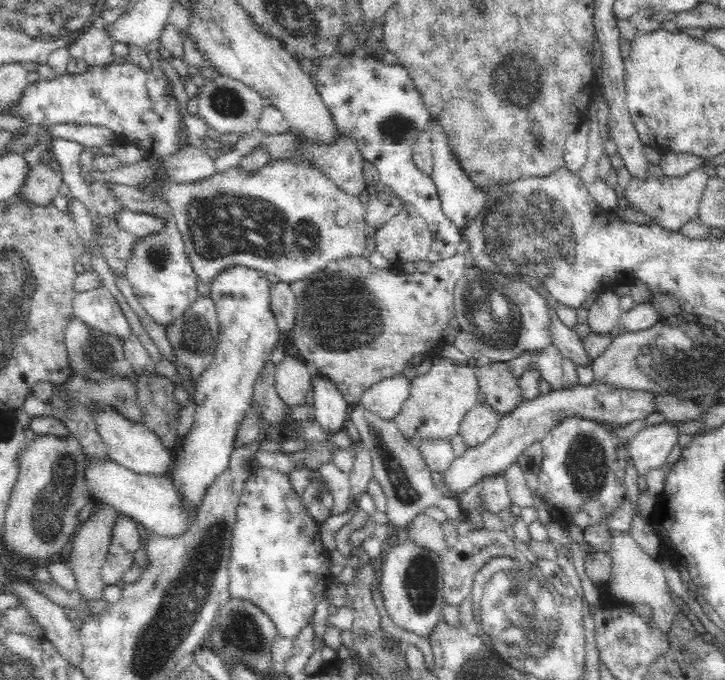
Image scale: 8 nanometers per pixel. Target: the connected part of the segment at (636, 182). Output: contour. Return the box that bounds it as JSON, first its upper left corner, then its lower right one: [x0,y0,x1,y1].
[622,167,708,232]

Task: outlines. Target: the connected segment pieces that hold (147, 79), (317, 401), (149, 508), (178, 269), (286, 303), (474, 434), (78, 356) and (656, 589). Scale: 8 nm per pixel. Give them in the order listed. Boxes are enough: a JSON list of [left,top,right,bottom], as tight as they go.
[[16,61,182,156],[310,374,349,431],[82,449,188,537],[125,219,200,328],[268,282,296,334],[457,402,500,448],[64,316,139,384],[608,528,676,637]]

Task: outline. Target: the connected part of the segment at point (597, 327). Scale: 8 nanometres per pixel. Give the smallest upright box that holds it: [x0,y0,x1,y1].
[588,289,620,334]

